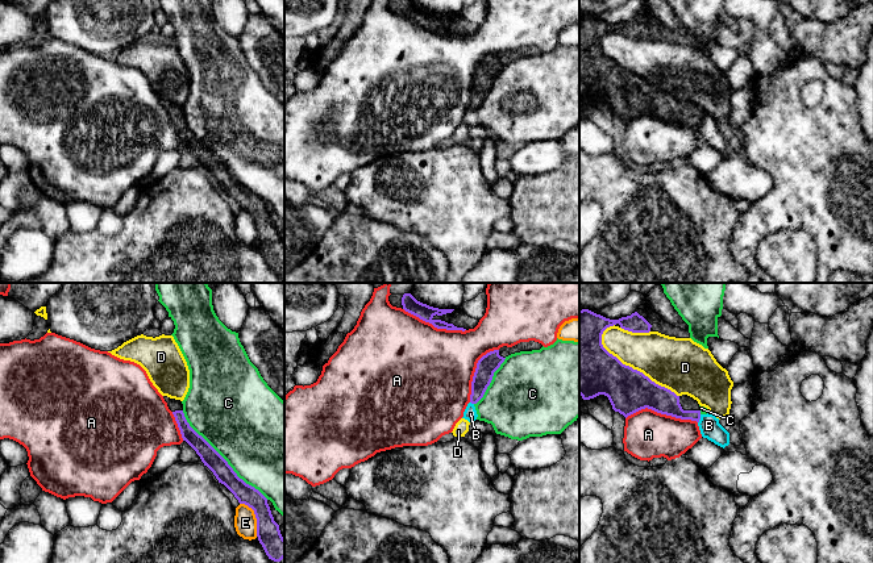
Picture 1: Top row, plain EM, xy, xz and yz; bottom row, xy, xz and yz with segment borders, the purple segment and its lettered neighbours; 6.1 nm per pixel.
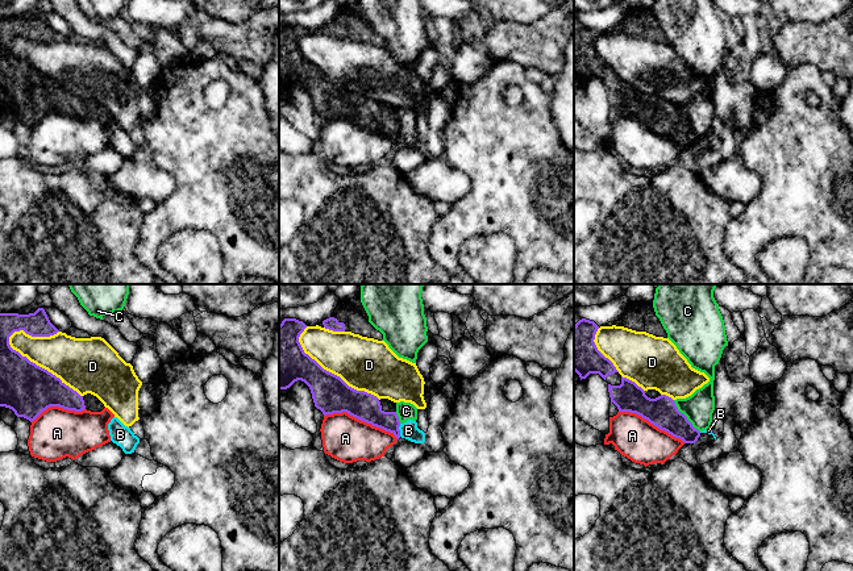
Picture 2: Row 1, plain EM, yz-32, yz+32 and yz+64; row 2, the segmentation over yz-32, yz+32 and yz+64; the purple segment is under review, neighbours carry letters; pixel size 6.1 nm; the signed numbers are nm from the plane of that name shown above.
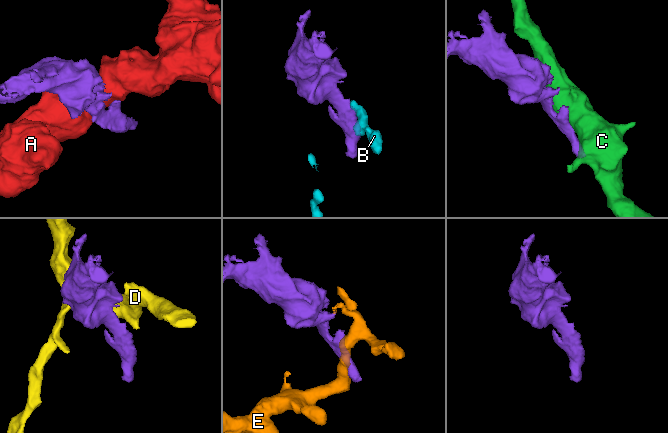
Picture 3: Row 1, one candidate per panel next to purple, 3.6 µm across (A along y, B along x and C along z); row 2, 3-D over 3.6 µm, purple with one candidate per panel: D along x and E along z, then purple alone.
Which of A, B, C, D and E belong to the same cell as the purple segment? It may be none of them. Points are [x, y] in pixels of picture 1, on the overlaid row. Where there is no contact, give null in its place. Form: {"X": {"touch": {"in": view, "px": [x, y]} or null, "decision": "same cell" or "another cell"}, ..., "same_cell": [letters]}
{"A": {"touch": {"in": "yz", "px": [661, 413]}, "decision": "another cell"}, "B": {"touch": {"in": "yz", "px": [699, 418]}, "decision": "another cell"}, "C": {"touch": {"in": "xy", "px": [223, 458]}, "decision": "another cell"}, "D": {"touch": {"in": "yz", "px": [632, 368]}, "decision": "another cell"}, "E": {"touch": {"in": "xy", "px": [256, 517]}, "decision": "another cell"}, "same_cell": []}

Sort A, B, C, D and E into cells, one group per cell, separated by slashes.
A / B C / D / E

